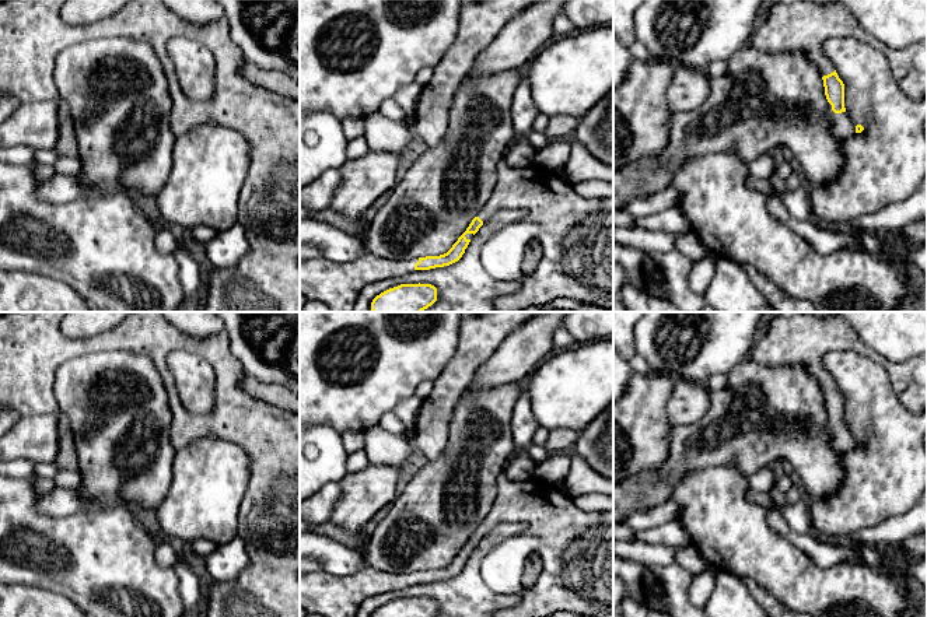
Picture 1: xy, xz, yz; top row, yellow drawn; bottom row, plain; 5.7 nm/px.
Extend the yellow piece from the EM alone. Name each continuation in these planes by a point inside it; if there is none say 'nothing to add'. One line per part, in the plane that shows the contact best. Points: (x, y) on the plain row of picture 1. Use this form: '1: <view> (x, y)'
1: yz (840, 438)

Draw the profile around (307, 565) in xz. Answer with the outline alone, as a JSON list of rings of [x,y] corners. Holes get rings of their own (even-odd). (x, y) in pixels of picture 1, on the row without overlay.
[[[300,558],[300,575],[322,571],[321,564],[314,558]]]

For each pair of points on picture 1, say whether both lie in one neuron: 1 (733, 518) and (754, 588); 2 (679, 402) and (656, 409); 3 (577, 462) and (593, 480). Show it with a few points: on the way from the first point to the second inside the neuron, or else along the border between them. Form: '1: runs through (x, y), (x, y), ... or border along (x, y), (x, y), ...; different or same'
1: border along (741, 579), (751, 578), (777, 599); different
2: border along (678, 378), (667, 403), (667, 420), (672, 427); different
3: runs through (579, 466), (588, 476); same

